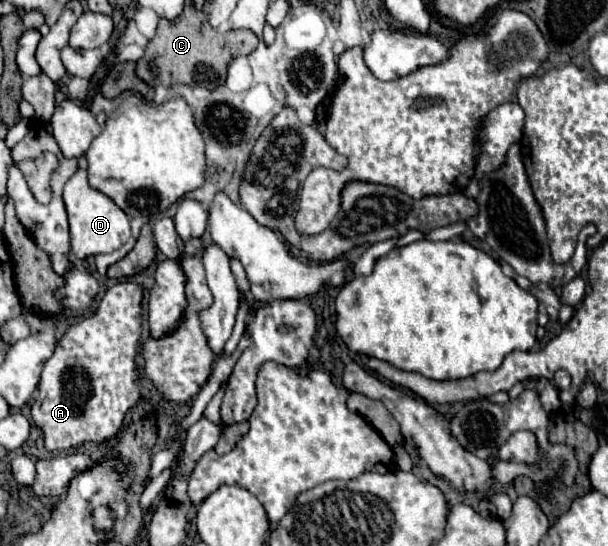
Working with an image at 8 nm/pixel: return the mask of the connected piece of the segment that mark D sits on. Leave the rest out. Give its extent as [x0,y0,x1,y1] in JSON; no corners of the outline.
[63,170,129,258]

